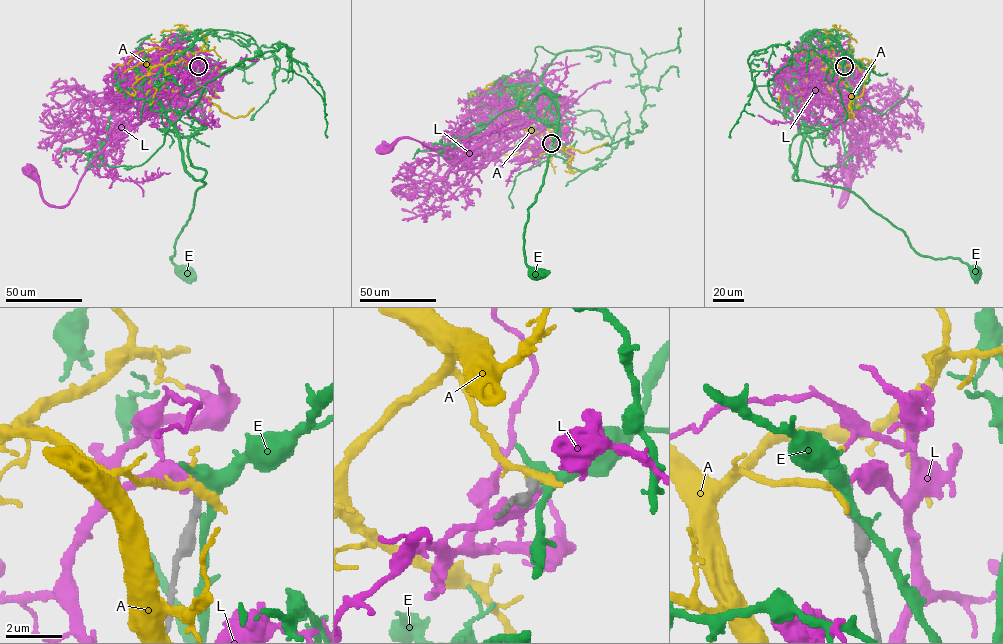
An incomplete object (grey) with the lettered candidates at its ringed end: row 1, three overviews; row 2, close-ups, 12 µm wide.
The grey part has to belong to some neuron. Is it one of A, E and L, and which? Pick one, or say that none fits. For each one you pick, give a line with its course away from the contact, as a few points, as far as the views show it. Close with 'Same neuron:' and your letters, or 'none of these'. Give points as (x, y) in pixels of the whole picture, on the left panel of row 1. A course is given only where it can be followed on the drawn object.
Same neuron: none of these

